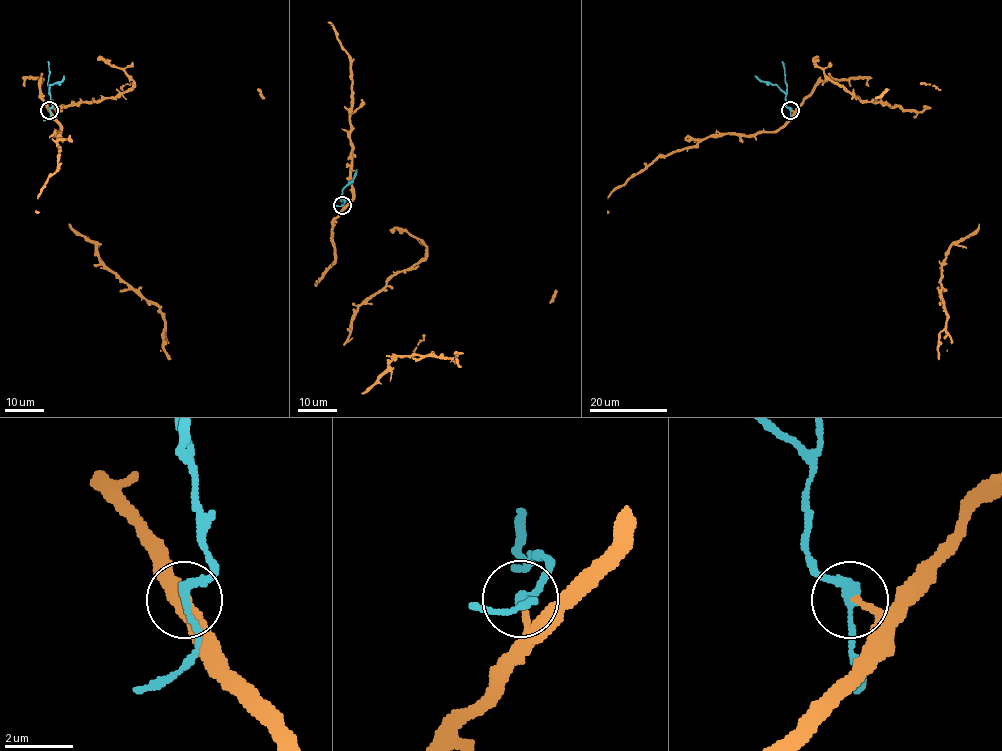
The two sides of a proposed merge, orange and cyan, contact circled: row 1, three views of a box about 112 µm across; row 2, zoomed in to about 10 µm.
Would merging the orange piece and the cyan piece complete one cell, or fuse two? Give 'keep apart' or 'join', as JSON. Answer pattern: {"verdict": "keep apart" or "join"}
{"verdict": "keep apart"}

